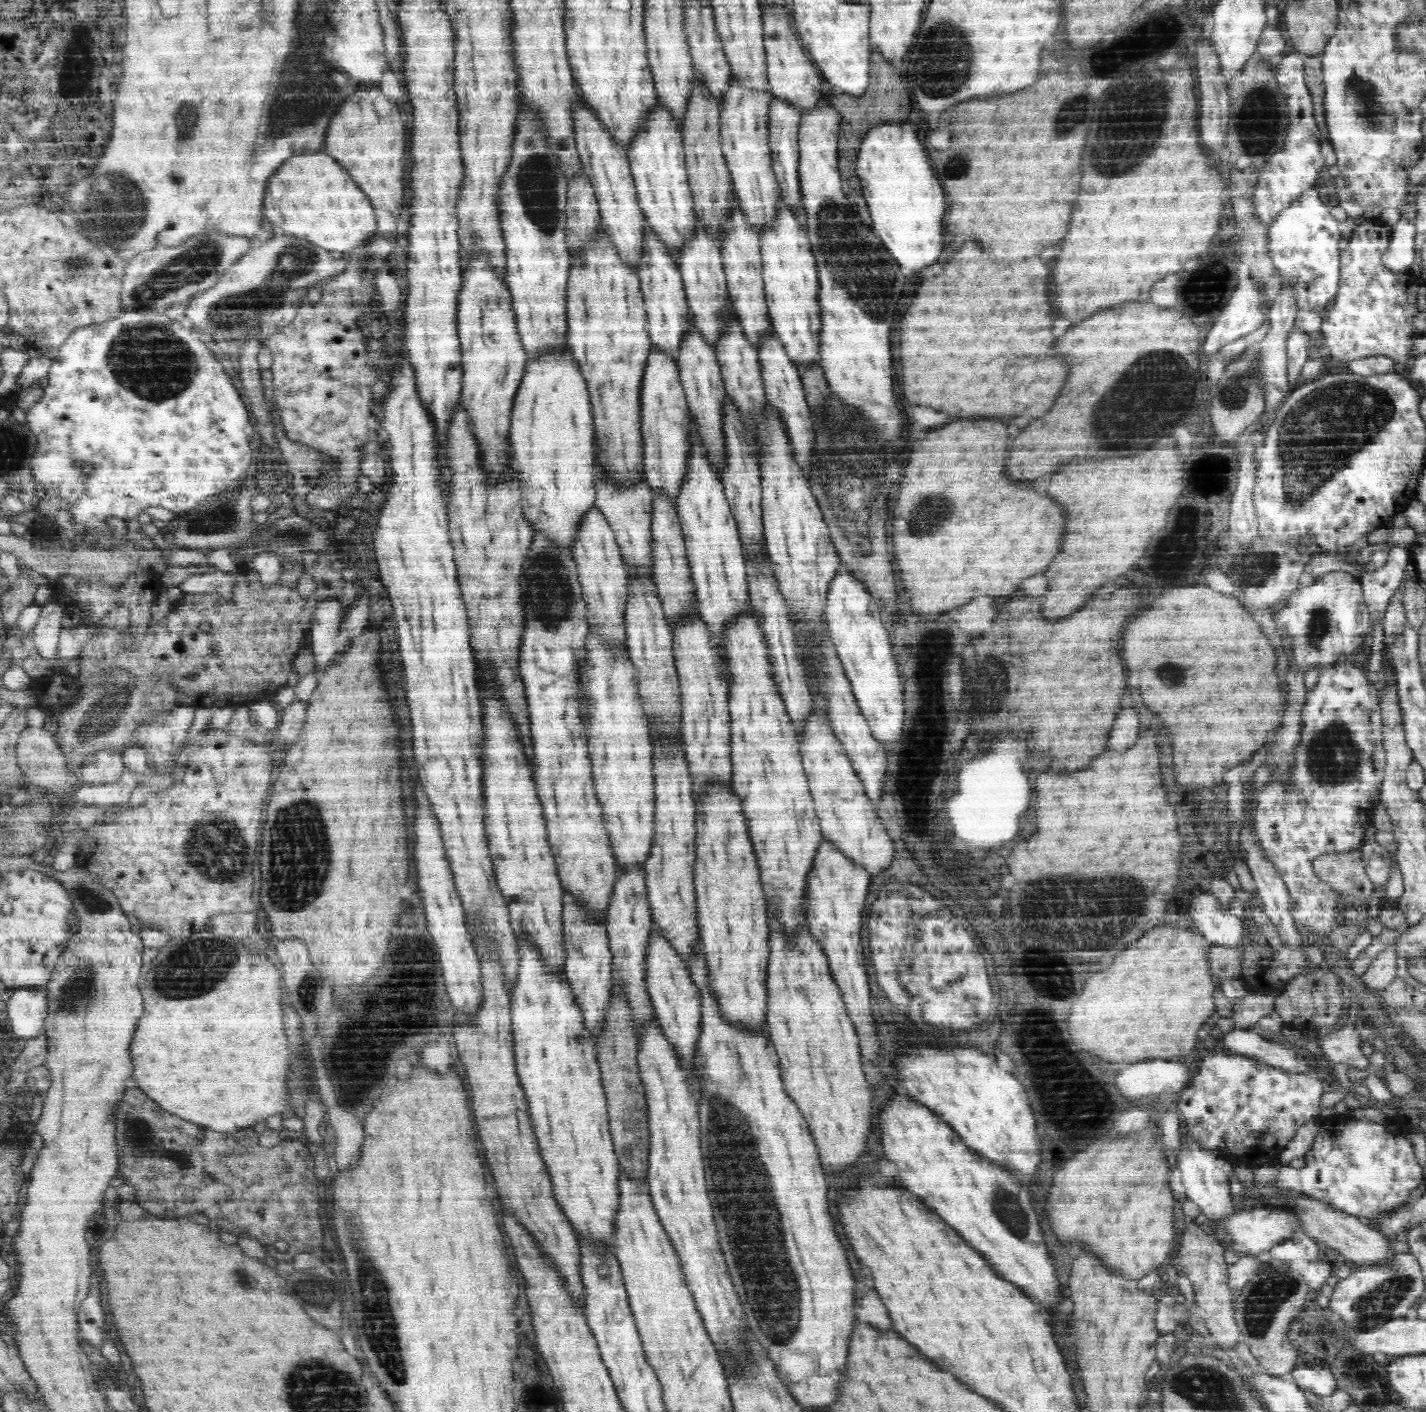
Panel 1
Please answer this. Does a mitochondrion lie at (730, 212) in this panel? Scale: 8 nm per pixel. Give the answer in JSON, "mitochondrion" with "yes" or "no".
{"mitochondrion":"no"}

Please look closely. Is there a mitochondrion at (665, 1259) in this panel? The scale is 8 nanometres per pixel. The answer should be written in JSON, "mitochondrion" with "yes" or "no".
{"mitochondrion":"no"}

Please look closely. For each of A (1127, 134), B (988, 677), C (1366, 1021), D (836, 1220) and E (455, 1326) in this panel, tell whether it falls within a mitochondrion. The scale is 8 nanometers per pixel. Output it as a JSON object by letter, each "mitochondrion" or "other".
{"A":"mitochondrion","B":"mitochondrion","C":"other","D":"other","E":"other"}

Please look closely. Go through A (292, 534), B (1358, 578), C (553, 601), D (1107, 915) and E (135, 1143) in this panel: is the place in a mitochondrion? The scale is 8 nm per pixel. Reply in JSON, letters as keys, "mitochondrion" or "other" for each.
{"A":"mitochondrion","B":"other","C":"mitochondrion","D":"mitochondrion","E":"mitochondrion"}

